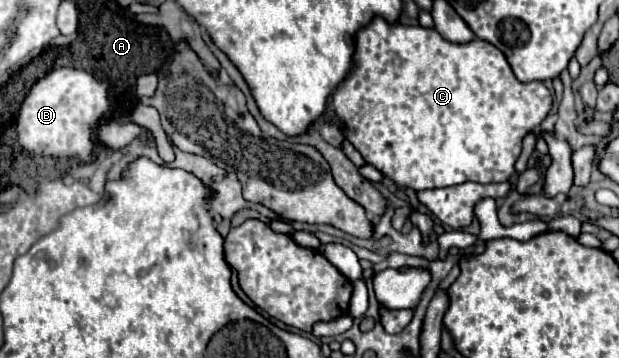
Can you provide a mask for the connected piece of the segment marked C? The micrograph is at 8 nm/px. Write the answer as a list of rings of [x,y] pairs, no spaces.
[[[373,16],[373,20],[357,30],[357,42],[355,42],[355,54],[353,54],[353,66],[347,74],[347,78],[333,90],[333,108],[335,116],[343,124],[343,134],[345,138],[355,146],[355,150],[361,152],[367,164],[377,168],[385,178],[395,182],[397,186],[407,186],[413,190],[427,190],[427,188],[447,188],[447,186],[457,186],[467,180],[471,182],[505,182],[515,170],[513,164],[517,156],[521,154],[521,140],[527,132],[533,132],[543,118],[551,110],[551,92],[541,84],[541,82],[519,82],[507,66],[507,60],[503,58],[501,50],[495,50],[489,42],[483,42],[479,38],[465,42],[465,44],[455,44],[445,40],[435,28],[423,28],[423,26],[403,26],[403,24],[389,24],[381,16]]]

